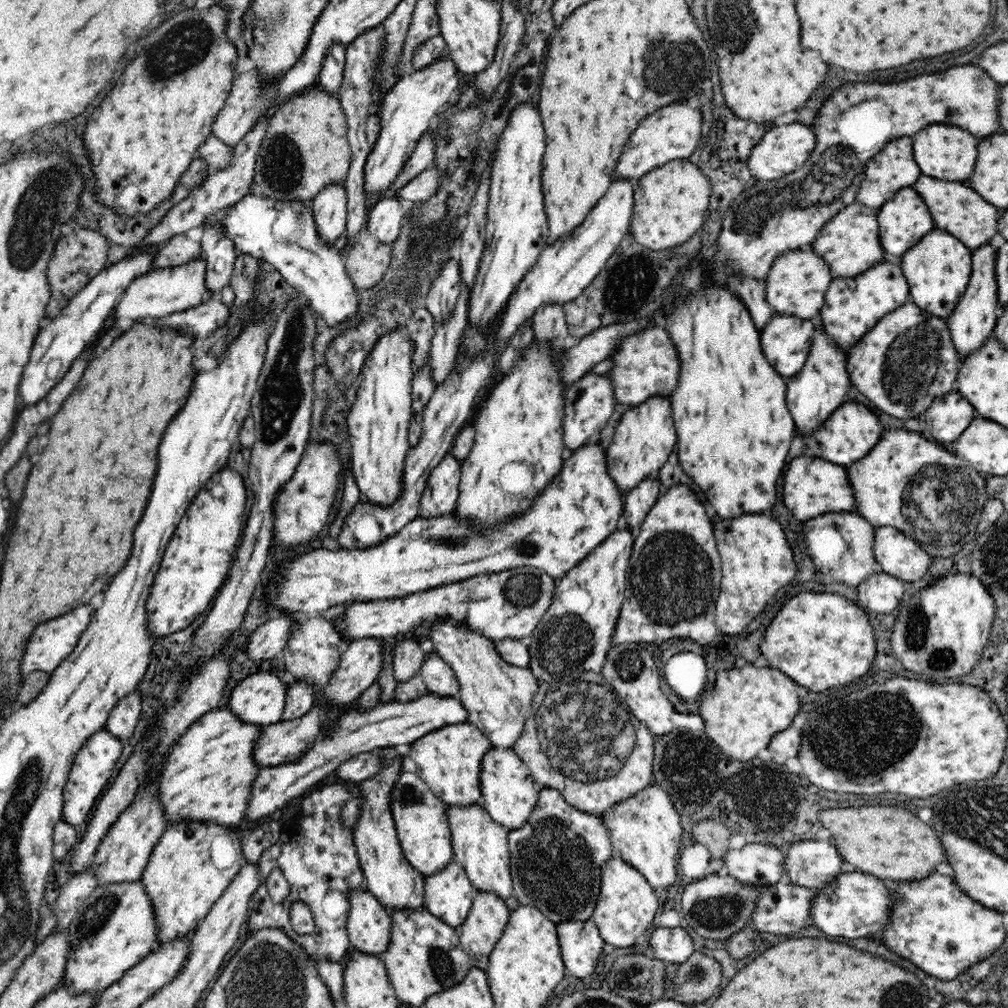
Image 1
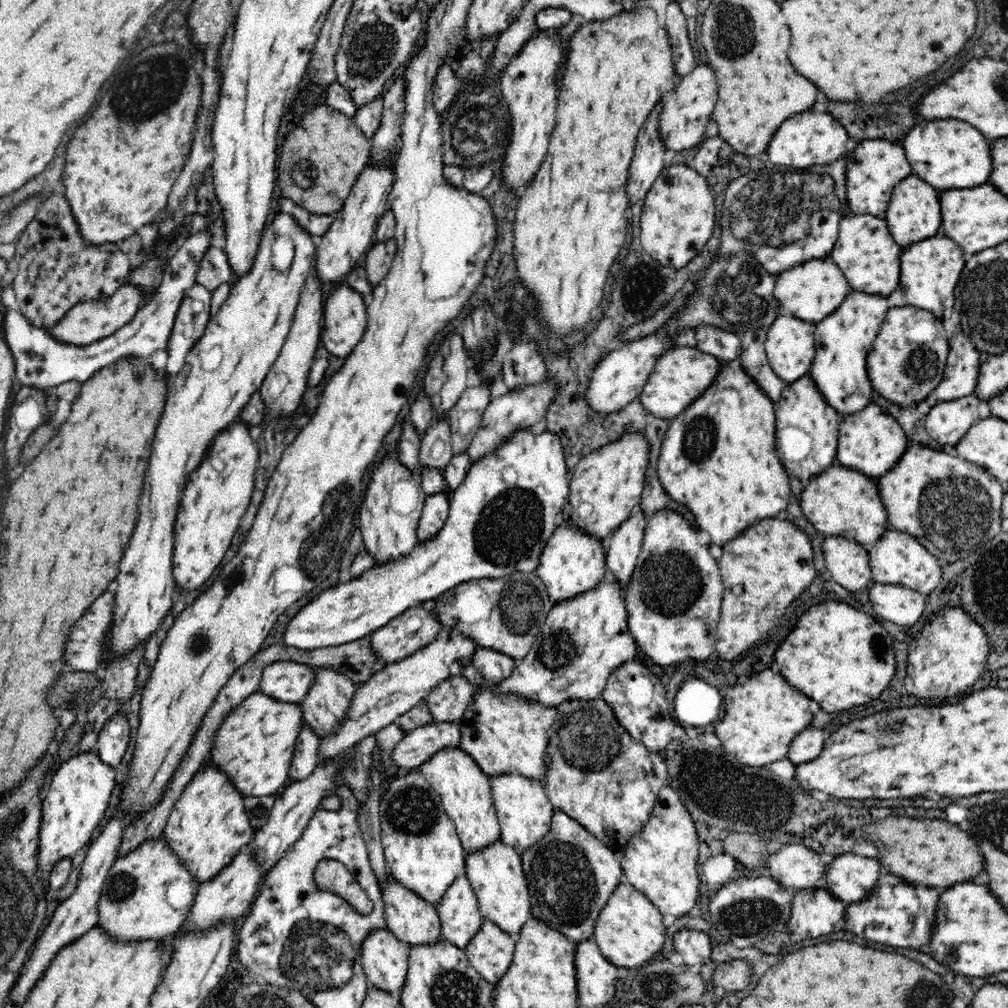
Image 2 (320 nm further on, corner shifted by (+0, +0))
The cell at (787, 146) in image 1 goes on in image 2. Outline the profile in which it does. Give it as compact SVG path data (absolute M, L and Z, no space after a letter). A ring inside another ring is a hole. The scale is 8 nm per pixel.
M806 110L802 114L796 114L796 116L788 118L786 122L782 122L778 132L770 140L770 144L763 155L763 160L772 165L796 168L806 168L814 166L814 164L826 166L826 164L842 158L844 154L848 154L846 142L848 142L848 134L838 120L834 120L830 114L820 114L820 112Z

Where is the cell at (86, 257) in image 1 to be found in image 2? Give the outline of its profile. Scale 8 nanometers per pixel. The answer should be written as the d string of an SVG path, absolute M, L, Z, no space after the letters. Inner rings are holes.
M56 192L48 200L39 204L37 213L26 225L20 239L16 242L15 259L19 269L17 276L13 279L14 296L19 312L30 321L30 324L50 328L56 321L64 318L74 305L110 298L122 286L122 279L129 275L132 263L116 242L88 244L82 238L80 231L68 199L63 192Z

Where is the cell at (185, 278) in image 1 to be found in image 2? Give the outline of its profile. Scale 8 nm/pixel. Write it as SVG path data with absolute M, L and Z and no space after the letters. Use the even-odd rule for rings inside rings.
M130 284L122 285L118 292L110 298L99 301L88 301L74 305L64 315L64 318L56 321L50 328L46 328L54 339L78 347L89 346L102 338L114 334L122 326L128 324L137 312L144 306L146 296L137 287Z

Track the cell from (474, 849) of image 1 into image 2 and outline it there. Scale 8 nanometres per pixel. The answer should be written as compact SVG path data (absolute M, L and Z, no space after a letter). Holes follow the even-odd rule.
M499 839L478 852L465 854L465 874L474 889L482 916L508 934L518 936L524 922L533 917L521 853Z

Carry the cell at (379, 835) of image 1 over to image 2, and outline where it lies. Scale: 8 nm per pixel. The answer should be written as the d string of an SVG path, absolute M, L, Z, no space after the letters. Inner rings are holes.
M388 874L386 884L381 887L382 901L384 901L384 916L386 917L387 929L394 933L394 936L409 944L433 944L441 938L441 922L434 904L426 902L403 884L400 884L391 874Z

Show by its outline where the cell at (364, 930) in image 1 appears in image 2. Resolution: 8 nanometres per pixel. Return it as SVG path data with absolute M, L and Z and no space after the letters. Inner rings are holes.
M387 928L372 930L372 934L364 940L362 946L362 966L370 985L385 990L400 999L402 986L408 970L408 954L410 945L398 940Z

